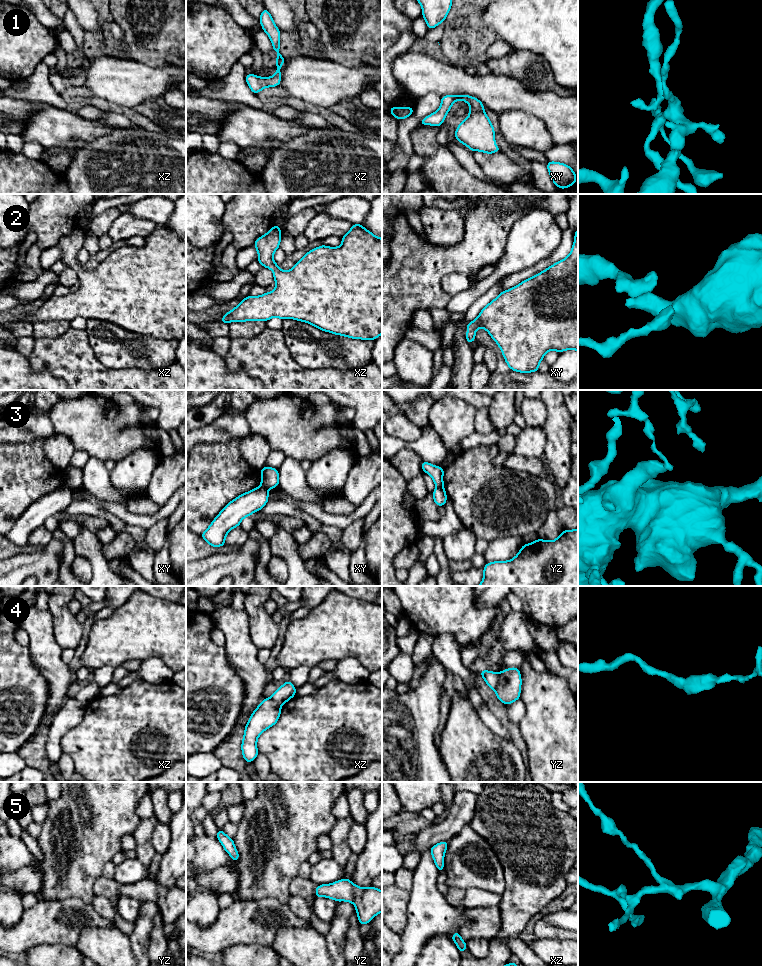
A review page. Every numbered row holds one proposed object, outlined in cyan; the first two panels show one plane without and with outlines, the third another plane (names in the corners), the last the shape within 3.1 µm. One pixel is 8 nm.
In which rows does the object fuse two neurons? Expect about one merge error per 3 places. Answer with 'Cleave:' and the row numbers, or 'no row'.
Cleave: 3, 4

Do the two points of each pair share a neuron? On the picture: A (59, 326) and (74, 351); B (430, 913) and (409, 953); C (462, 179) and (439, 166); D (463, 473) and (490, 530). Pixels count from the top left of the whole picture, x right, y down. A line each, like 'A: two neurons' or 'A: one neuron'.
A: two neurons
B: one neuron
C: one neuron
D: one neuron

